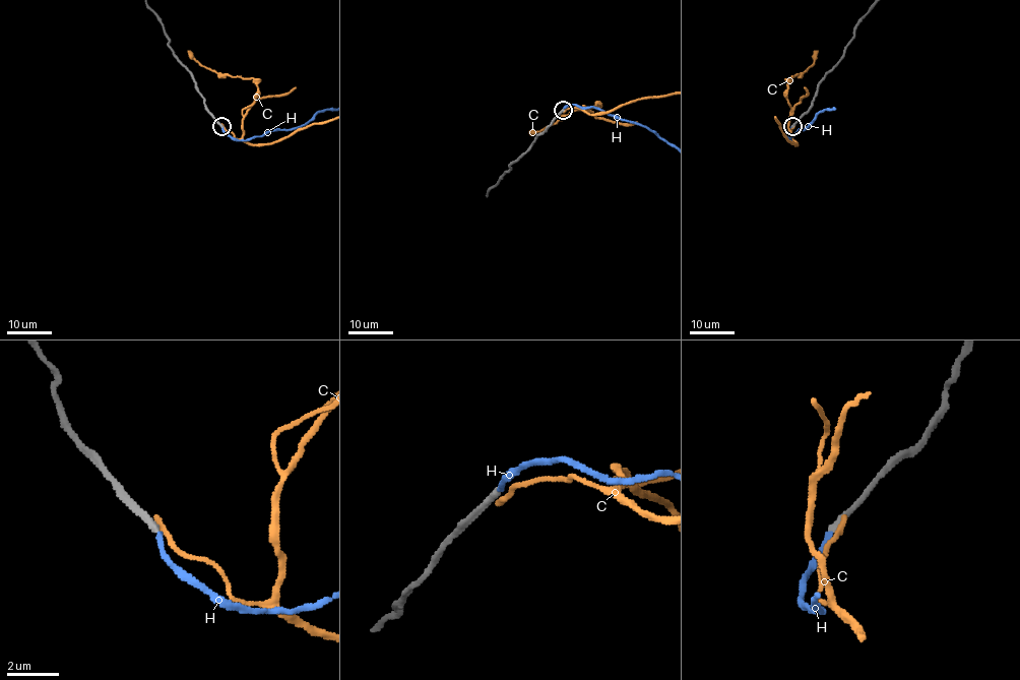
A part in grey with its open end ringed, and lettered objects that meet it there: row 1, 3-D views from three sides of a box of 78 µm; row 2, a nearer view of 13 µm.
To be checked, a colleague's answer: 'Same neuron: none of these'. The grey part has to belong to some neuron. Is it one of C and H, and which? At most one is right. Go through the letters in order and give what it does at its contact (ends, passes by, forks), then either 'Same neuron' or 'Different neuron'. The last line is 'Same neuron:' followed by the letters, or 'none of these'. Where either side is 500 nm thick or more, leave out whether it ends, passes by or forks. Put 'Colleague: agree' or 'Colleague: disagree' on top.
Colleague: disagree
C: It ends there. Different neuron
H: It ends there. Same neuron
Same neuron: H

